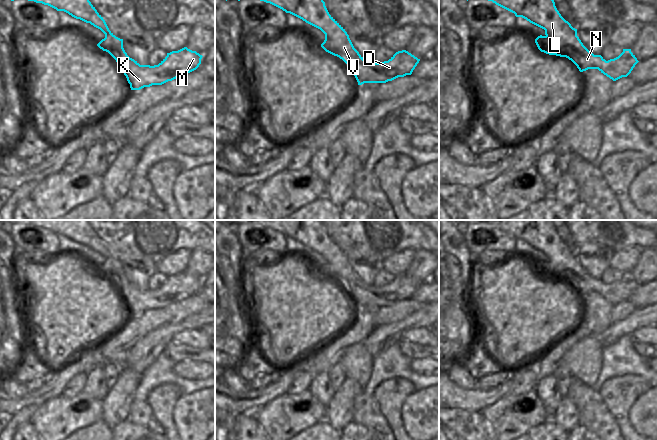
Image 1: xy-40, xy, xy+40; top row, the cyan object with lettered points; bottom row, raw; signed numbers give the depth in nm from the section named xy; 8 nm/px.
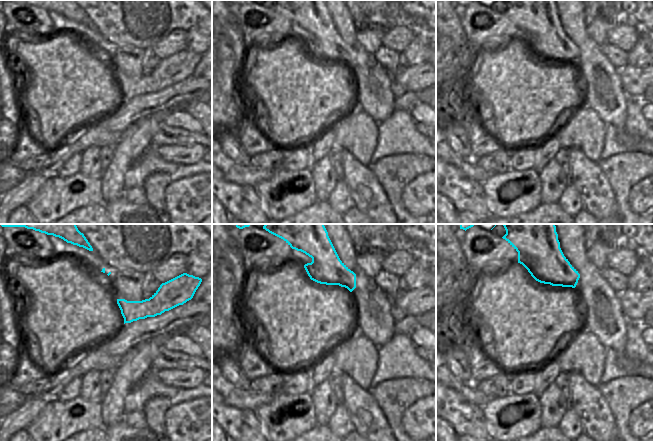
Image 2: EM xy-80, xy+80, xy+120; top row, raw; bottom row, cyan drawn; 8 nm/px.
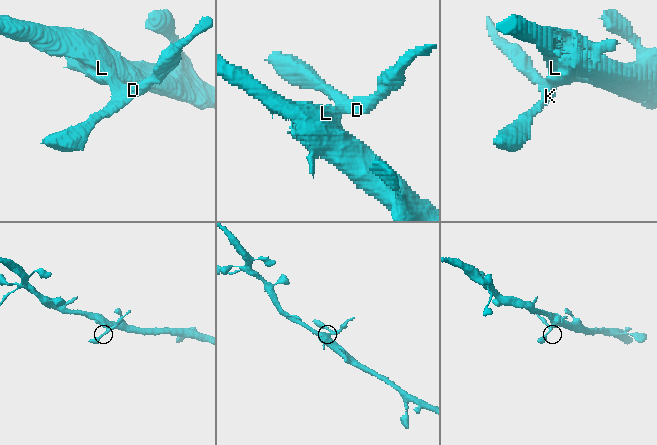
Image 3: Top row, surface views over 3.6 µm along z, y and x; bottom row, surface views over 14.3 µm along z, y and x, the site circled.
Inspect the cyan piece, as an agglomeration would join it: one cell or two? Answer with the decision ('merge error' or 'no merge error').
merge error

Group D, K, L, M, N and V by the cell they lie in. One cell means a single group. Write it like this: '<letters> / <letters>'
D K M N / L V

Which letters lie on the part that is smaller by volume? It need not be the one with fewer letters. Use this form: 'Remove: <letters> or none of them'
Remove: D, K, M, N

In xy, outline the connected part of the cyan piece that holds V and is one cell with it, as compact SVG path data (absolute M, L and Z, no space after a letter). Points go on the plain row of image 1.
M220 220L224 224L258 223L290 237L325 258L321 271L343 285L355 280L354 272L345 253L329 238L321 220Z

